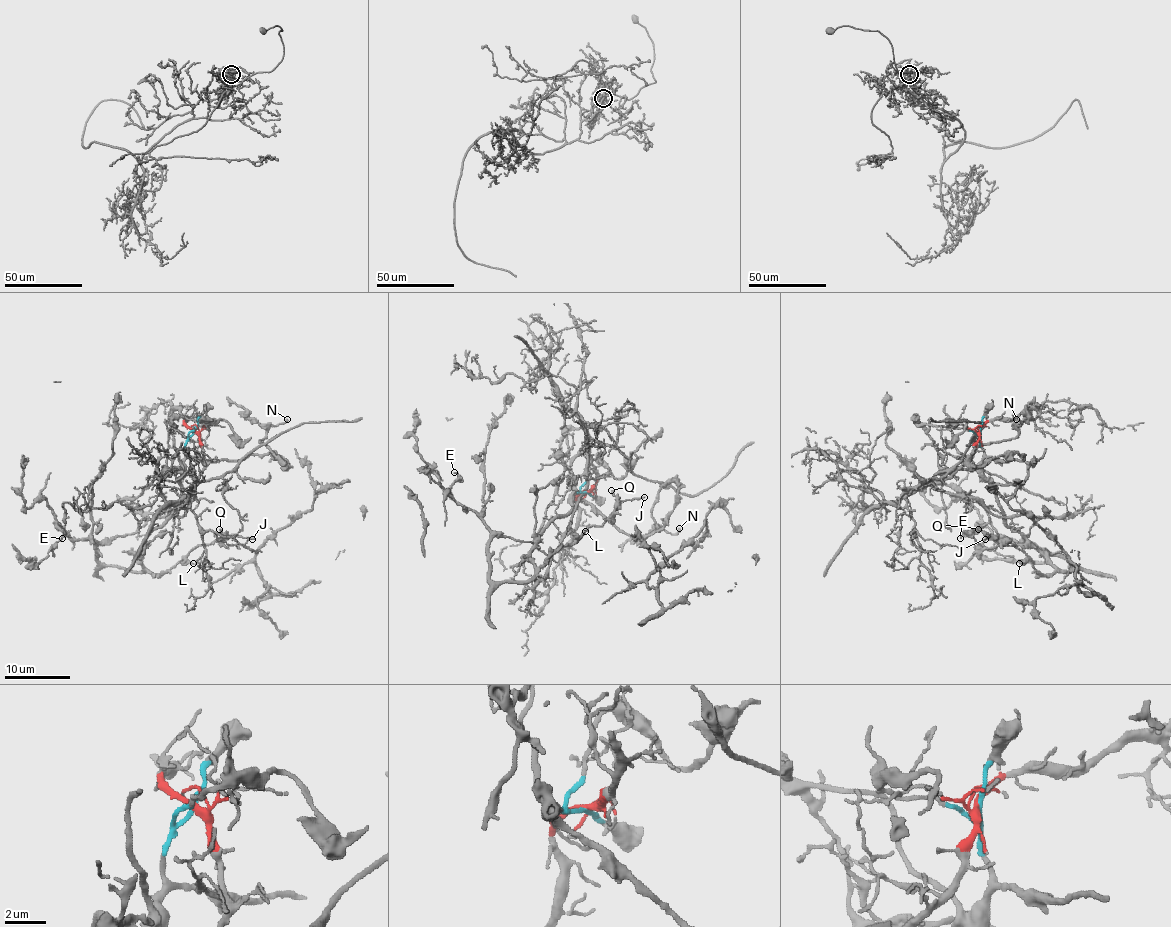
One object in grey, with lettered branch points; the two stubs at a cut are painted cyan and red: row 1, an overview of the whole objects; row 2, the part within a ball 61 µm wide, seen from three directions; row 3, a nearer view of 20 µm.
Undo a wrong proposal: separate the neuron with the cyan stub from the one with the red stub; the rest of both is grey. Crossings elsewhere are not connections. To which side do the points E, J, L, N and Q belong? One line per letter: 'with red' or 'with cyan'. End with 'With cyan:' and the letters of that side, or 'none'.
E: with cyan
J: with cyan
L: with cyan
N: with cyan
Q: with cyan
With cyan: E, J, L, N, Q

